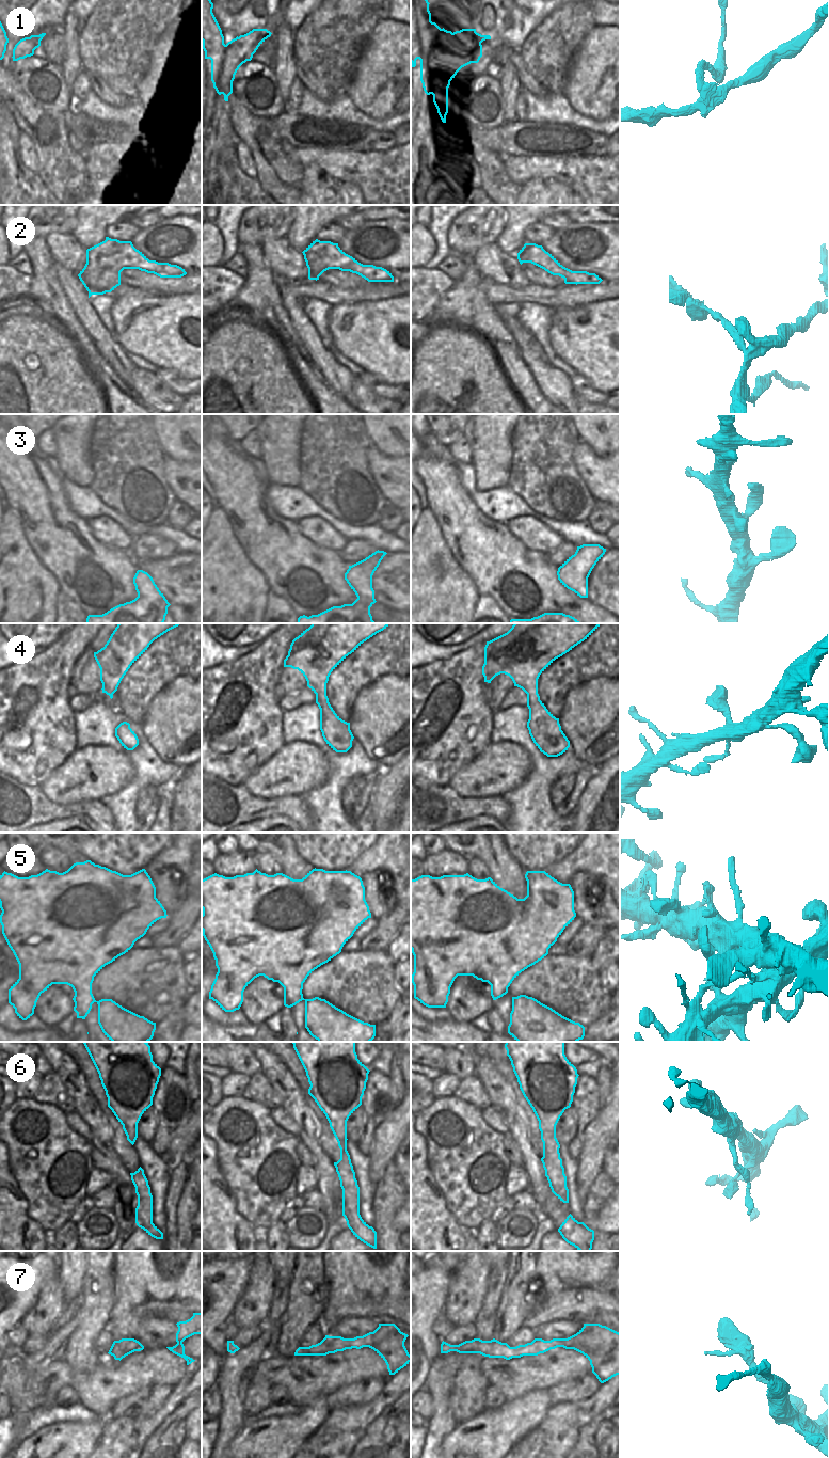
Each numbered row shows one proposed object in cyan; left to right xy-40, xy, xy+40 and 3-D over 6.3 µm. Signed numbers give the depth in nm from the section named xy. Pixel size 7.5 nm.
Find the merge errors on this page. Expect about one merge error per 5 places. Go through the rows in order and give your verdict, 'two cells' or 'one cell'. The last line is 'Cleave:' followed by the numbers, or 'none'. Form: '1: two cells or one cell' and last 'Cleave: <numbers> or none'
1: two cells
2: one cell
3: one cell
4: one cell
5: one cell
6: two cells
7: one cell
Cleave: 1, 6

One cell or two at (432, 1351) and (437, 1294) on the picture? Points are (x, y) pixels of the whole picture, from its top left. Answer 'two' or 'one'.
one

